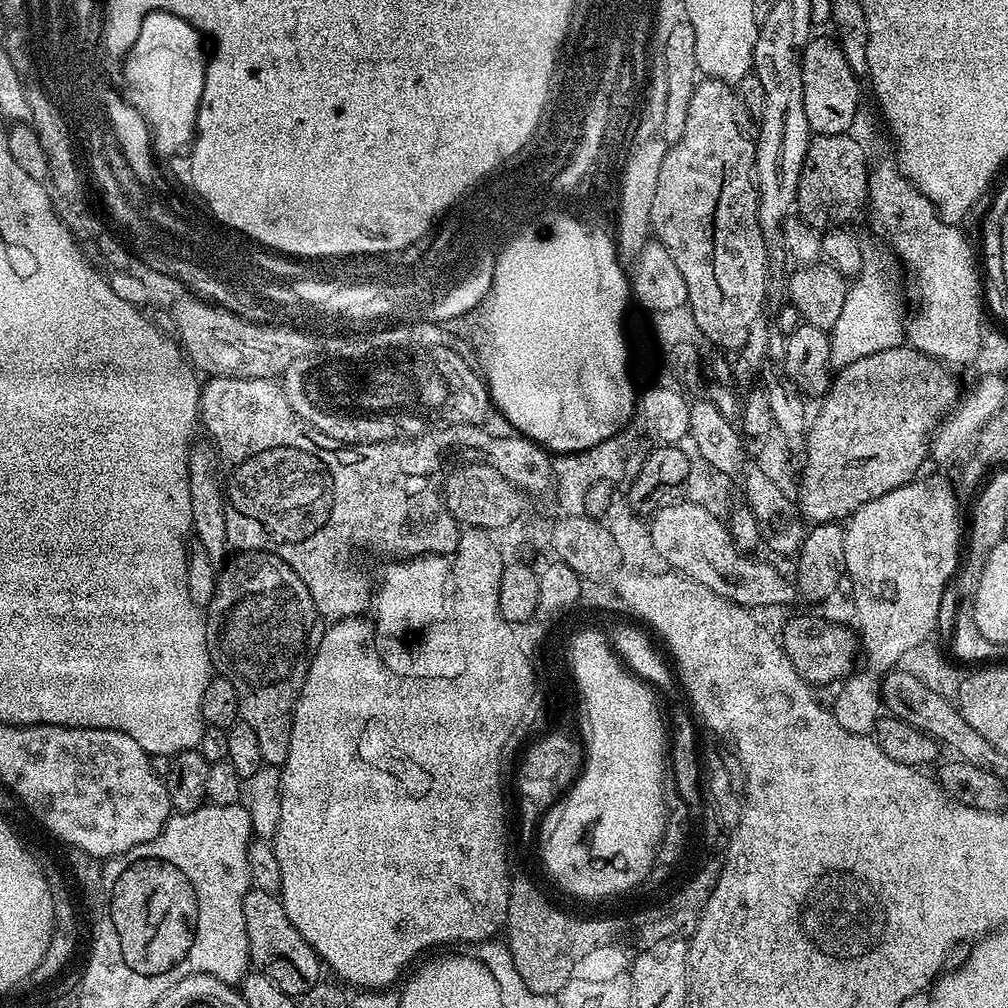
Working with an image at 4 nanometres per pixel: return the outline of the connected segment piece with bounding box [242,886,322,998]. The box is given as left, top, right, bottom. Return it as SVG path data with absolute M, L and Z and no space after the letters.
M254 886L248 889L246 898L242 898L242 918L246 918L246 938L248 939L248 958L251 967L260 972L278 990L287 996L301 998L322 980L322 961L316 952L294 930L290 918L286 918L286 910L282 906L279 895L275 892L258 890Z

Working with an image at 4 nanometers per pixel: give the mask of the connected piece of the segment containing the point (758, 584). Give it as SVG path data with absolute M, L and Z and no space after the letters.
M689 498L664 505L651 513L652 525L647 525L647 536L655 537L655 545L660 559L676 564L711 585L716 596L735 597L736 604L746 603L776 606L779 610L785 604L798 600L798 589L791 579L788 580L775 568L772 562L751 554L747 560L737 558L735 548L729 544L728 535L720 524L708 516L706 506L702 502L696 504Z

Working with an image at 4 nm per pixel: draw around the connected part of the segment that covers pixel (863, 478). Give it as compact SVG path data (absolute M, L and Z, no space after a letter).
M909 344L876 351L866 358L843 365L833 375L822 396L822 404L816 416L811 417L804 436L806 466L800 470L800 499L806 514L818 520L828 518L833 523L842 522L866 502L911 483L920 474L920 462L927 461L929 457L929 444L938 423L947 415L944 402L955 404L959 399L960 389L950 372L947 365Z

